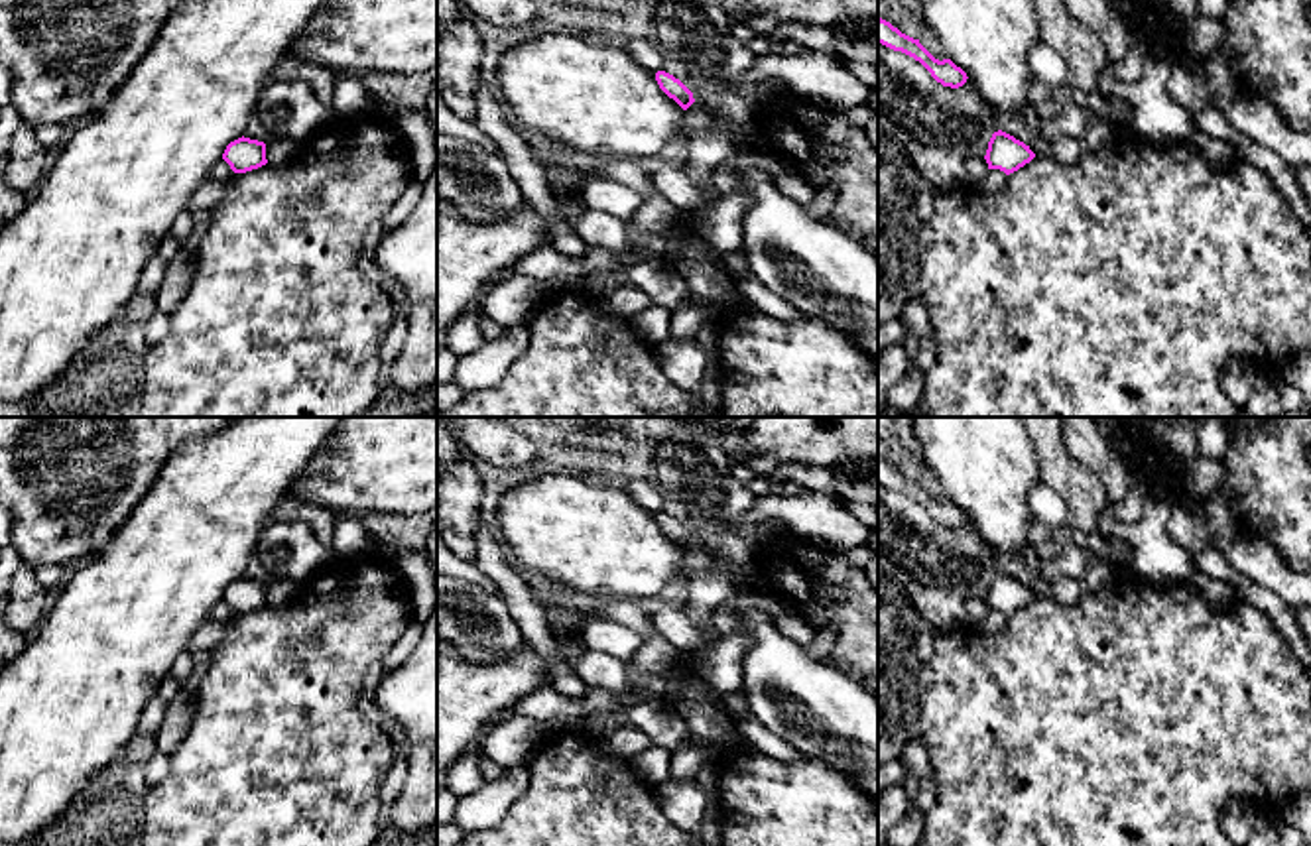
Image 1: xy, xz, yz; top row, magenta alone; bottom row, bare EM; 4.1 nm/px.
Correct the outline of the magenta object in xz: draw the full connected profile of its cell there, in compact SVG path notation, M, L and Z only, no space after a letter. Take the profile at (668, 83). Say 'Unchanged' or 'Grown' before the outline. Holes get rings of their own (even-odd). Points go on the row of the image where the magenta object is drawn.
Unchanged. M657 71L656 81L657 81L659 89L669 98L673 98L683 110L687 110L695 102L693 92L673 75L669 75L665 71Z

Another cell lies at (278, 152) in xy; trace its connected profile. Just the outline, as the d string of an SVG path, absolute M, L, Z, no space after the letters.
M268 140L266 142L266 159L270 165L285 165L299 151L299 144L293 140Z

